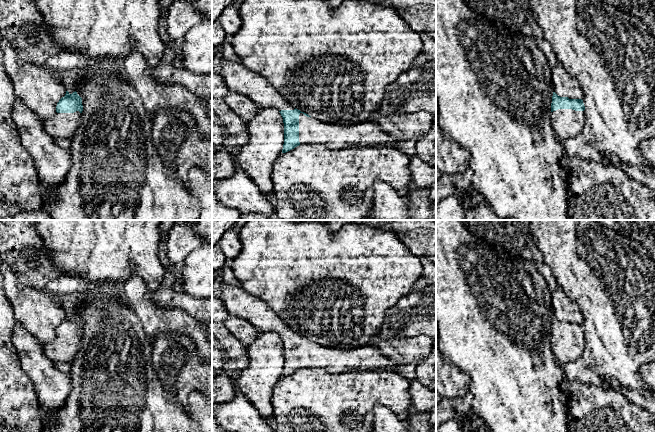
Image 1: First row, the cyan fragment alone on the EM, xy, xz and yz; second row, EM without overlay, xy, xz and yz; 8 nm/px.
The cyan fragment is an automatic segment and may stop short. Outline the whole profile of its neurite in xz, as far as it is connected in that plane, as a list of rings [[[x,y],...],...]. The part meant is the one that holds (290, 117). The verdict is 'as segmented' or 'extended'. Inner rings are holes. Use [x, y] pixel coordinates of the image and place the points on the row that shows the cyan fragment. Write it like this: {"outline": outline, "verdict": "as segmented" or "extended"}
{"outline": [[[223,61],[217,72],[224,78],[229,89],[241,93],[253,100],[259,108],[274,108],[280,112],[284,123],[284,144],[282,153],[286,153],[300,144],[323,144],[330,150],[339,150],[353,146],[394,147],[397,138],[385,131],[379,124],[367,121],[351,126],[328,124],[294,108],[263,76],[248,70],[241,62]]], "verdict": "extended"}

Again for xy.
{"outline": [[[66,91],[65,96],[57,103],[57,113],[42,121],[43,127],[54,139],[72,139],[80,124],[82,111],[82,98],[76,91],[72,94]]], "verdict": "extended"}

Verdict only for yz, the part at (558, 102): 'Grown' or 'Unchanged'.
Grown

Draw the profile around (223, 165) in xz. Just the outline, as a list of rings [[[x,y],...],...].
[[[229,151],[212,153],[212,180],[230,177],[237,170]]]

